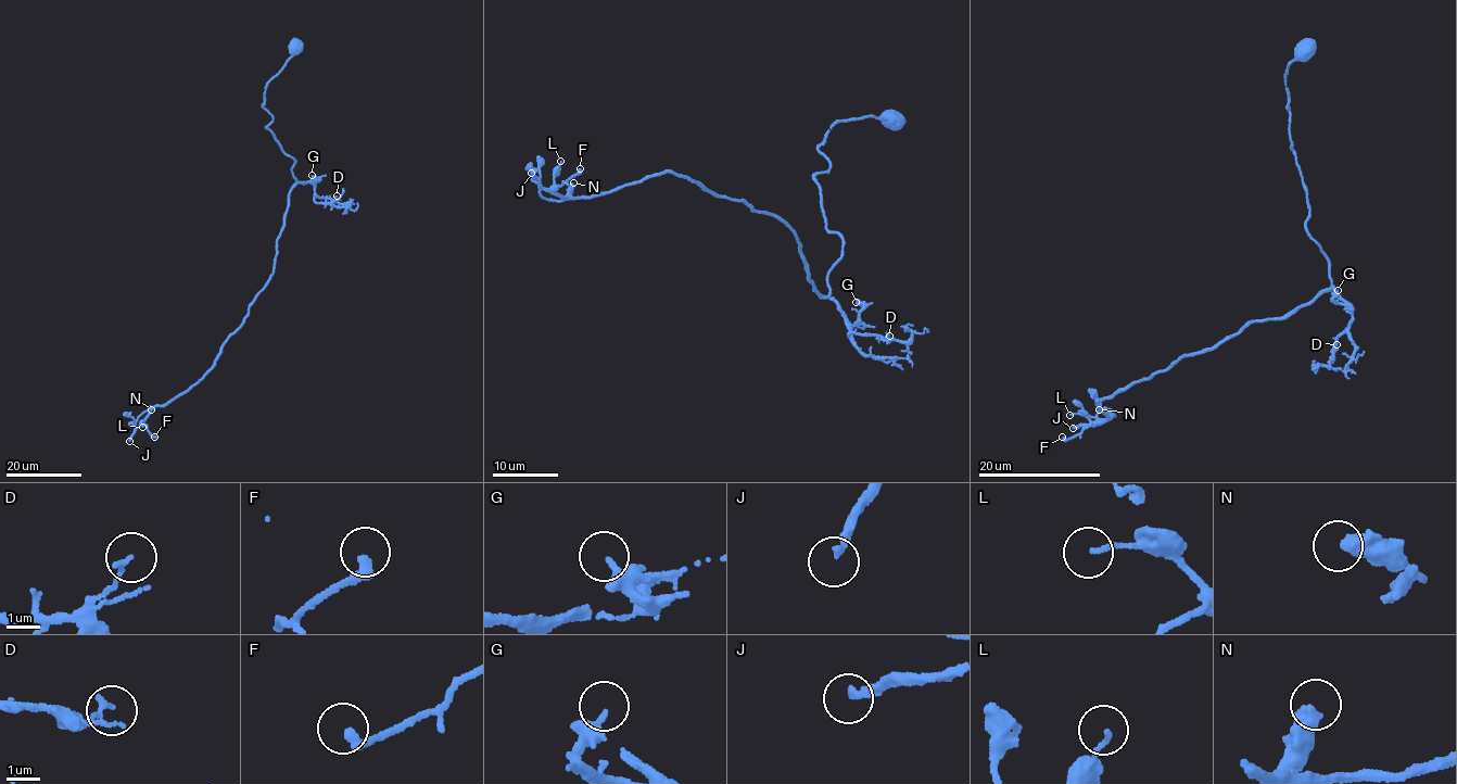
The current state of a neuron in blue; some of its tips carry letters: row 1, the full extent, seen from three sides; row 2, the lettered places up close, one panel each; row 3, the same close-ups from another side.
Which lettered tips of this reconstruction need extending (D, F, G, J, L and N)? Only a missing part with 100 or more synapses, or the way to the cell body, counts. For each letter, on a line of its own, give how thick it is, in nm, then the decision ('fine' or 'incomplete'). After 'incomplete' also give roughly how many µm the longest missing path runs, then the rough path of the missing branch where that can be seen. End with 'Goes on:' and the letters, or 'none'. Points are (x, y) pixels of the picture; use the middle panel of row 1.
D: 150 nm | fine
F: 320 nm | fine
G: 240 nm | fine
J: 220 nm | incomplete | 80 µm
L: 120 nm | fine
N: 500 nm | fine
Goes on: J

